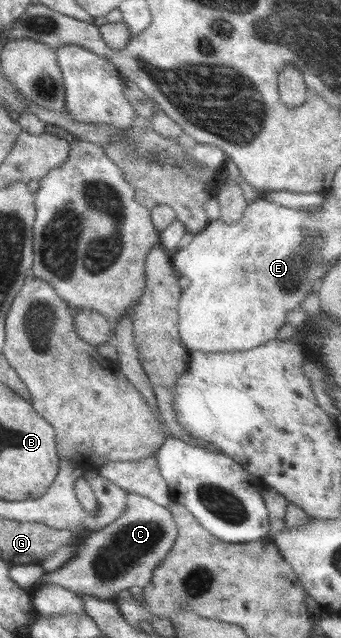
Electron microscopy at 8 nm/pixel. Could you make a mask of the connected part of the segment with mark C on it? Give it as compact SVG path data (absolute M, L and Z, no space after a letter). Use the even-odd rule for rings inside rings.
M127 491L124 512L100 530L86 534L78 541L77 553L60 568L45 572L37 588L55 584L76 595L111 599L117 604L120 591L128 591L134 586L144 588L151 582L154 568L167 557L177 536L176 521L167 507Z

